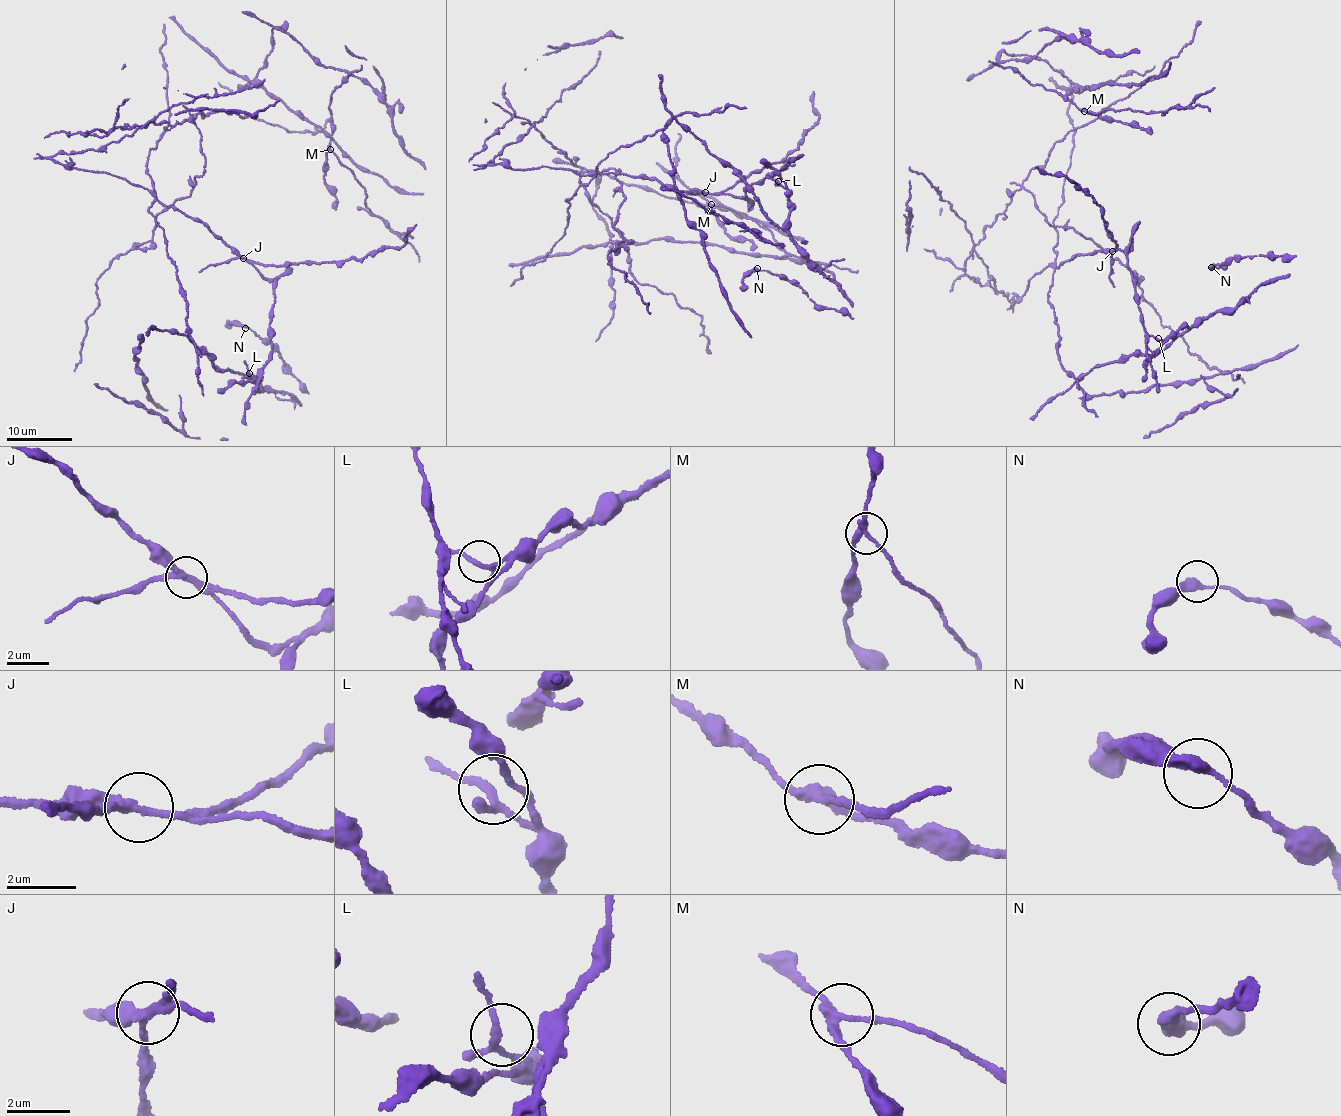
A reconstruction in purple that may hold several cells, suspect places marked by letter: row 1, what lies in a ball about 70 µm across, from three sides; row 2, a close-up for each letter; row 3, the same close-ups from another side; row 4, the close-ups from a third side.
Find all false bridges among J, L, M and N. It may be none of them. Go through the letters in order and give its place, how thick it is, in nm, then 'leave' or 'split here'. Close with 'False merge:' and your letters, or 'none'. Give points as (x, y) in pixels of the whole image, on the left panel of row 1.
J: place (243, 258); calibre 240 nm; split here
L: place (249, 373); calibre 170 nm; leave
M: place (330, 149); calibre 240 nm; split here
N: place (245, 328); calibre 320 nm; leave
False merge: J, M

